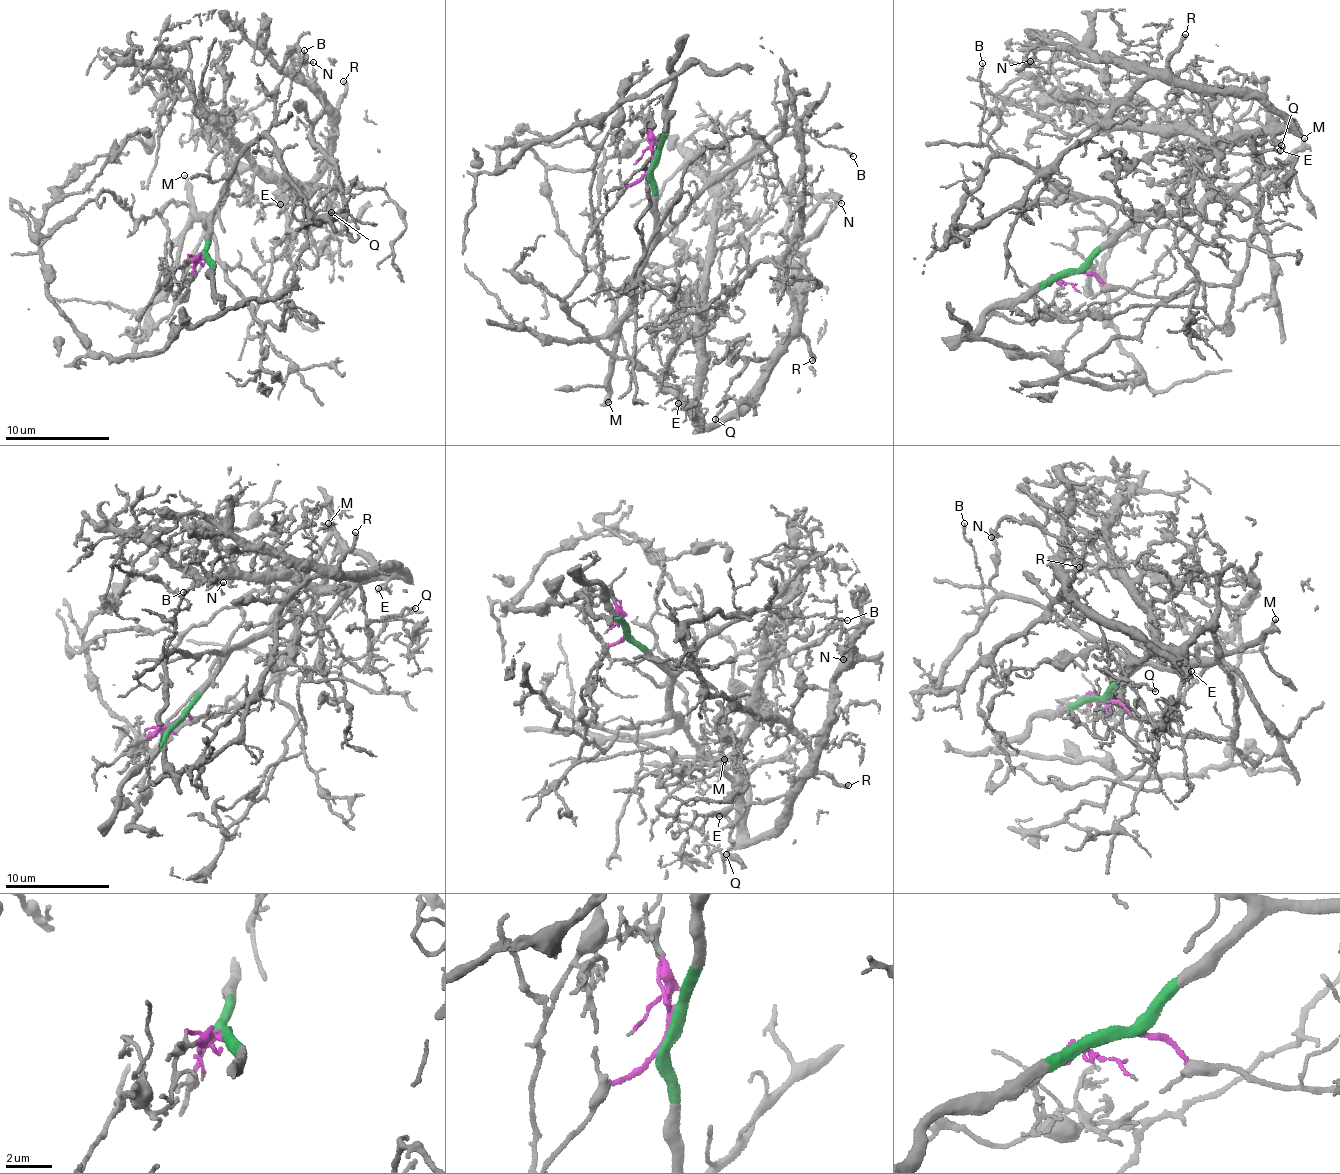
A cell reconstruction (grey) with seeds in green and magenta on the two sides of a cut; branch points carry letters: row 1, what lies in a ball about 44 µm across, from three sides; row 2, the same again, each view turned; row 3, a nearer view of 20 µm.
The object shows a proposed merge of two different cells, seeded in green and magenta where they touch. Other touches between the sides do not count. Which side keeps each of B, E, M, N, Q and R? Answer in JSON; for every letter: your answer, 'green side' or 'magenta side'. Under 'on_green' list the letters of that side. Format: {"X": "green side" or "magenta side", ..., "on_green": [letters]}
{"B": "green side", "E": "magenta side", "M": "green side", "N": "magenta side", "Q": "magenta side", "R": "magenta side", "on_green": ["B", "M"]}

